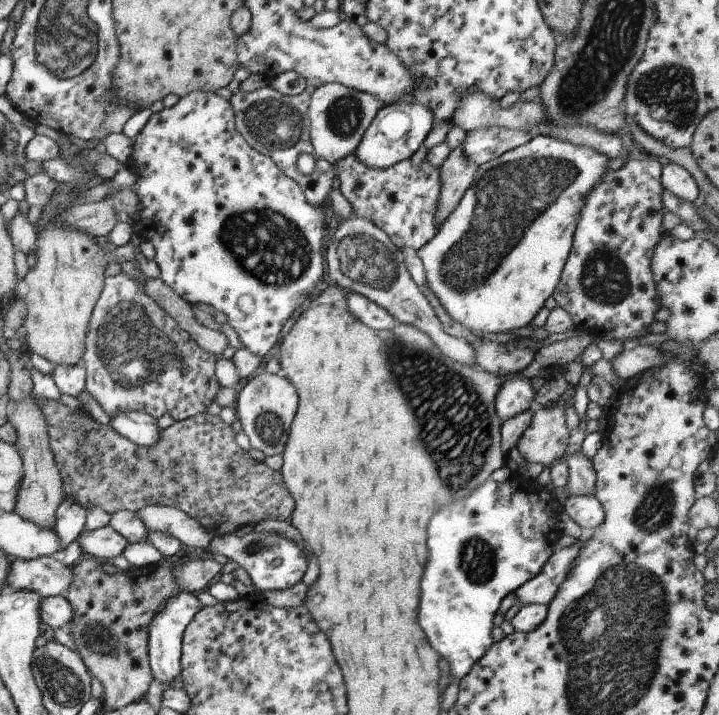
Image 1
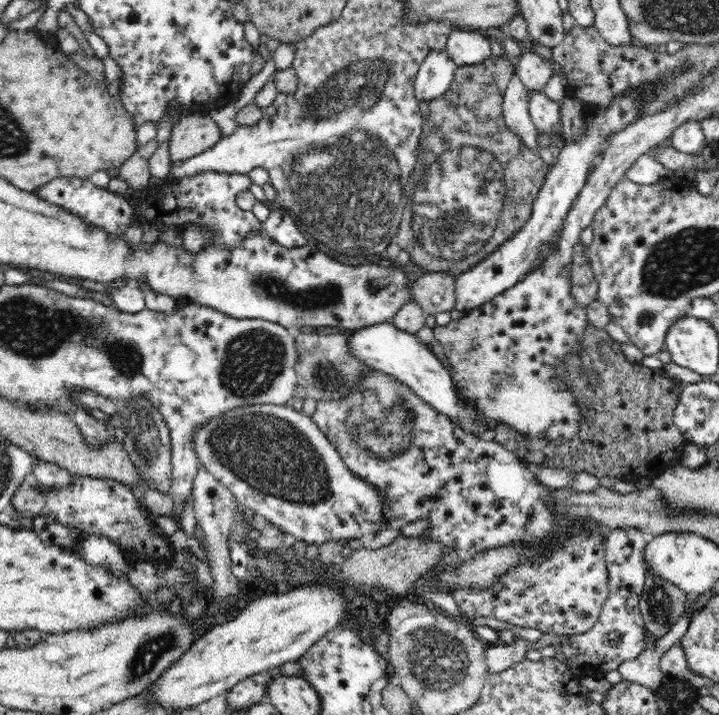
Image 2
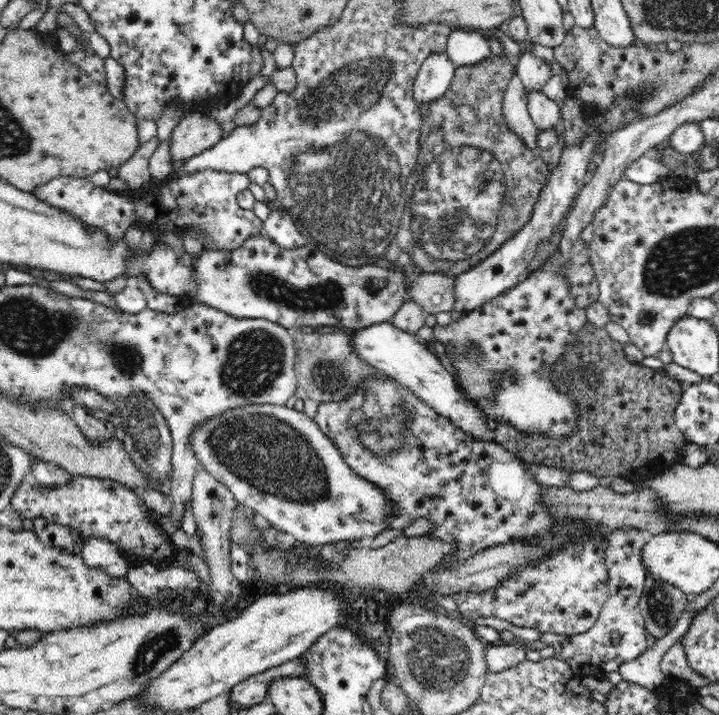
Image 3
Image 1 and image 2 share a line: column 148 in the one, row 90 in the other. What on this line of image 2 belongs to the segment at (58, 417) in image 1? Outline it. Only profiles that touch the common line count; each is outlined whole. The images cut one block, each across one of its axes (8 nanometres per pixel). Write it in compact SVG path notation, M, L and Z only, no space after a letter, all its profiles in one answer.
M504 55L496 58L495 65L494 57L492 56L478 64L459 66L455 70L450 88L442 96L436 97L436 100L430 103L428 108L430 114L425 116L422 134L420 134L420 154L417 156L417 161L405 188L407 202L404 210L402 210L402 220L398 226L395 239L398 246L409 253L411 261L421 266L428 273L446 272L457 276L483 261L486 256L494 252L504 241L507 241L524 226L524 223L531 215L537 192L544 184L544 179L550 166L542 161L536 150L528 148L521 138L506 126L505 118L503 117L503 109L501 108L503 96L511 76L515 73L515 64L513 59Z

